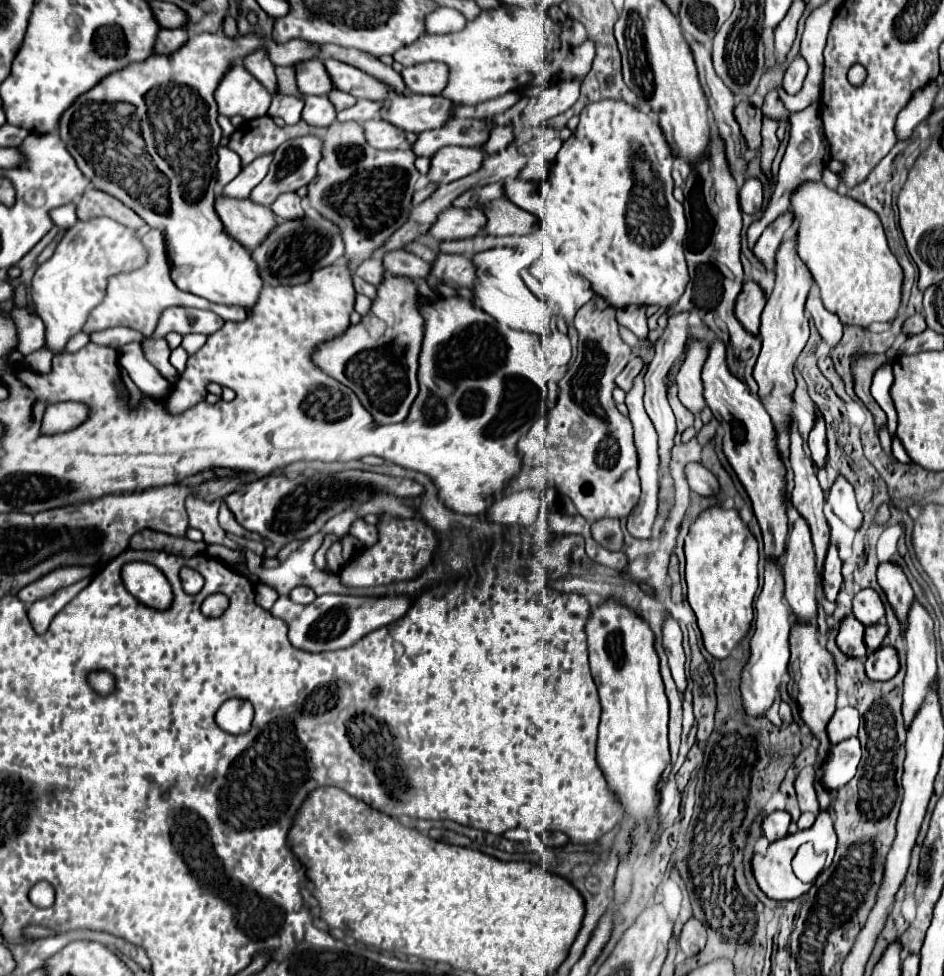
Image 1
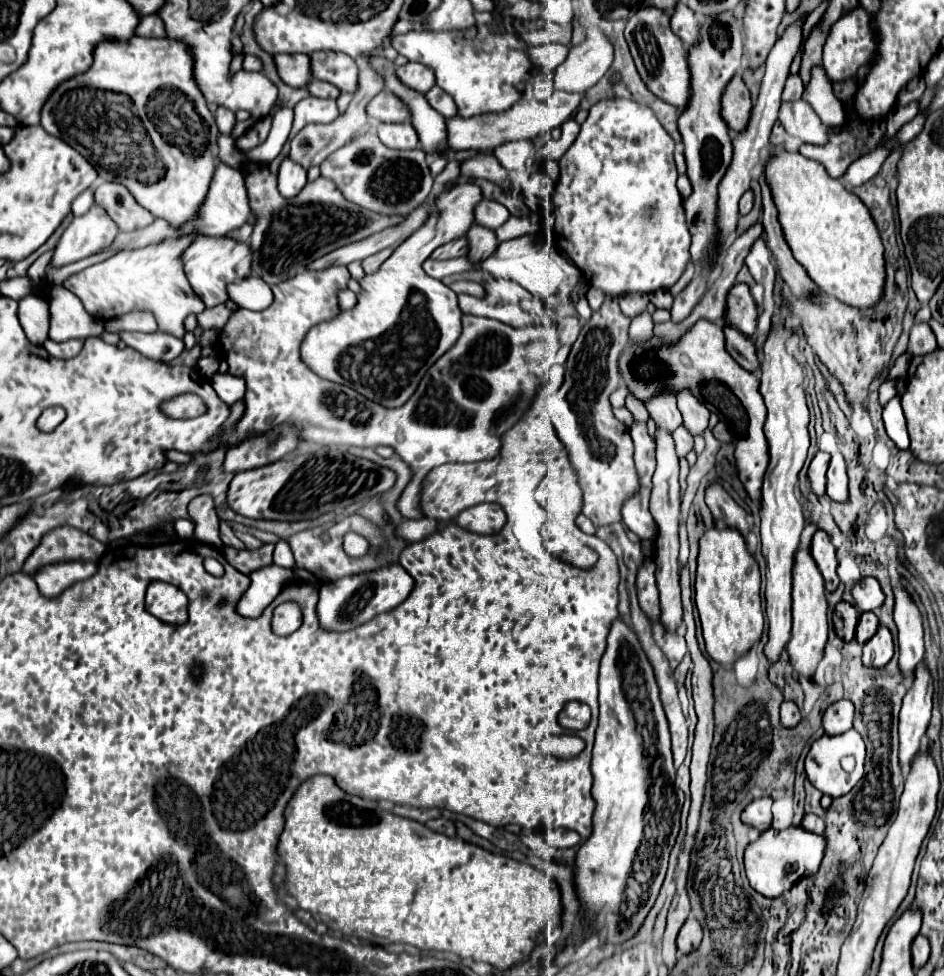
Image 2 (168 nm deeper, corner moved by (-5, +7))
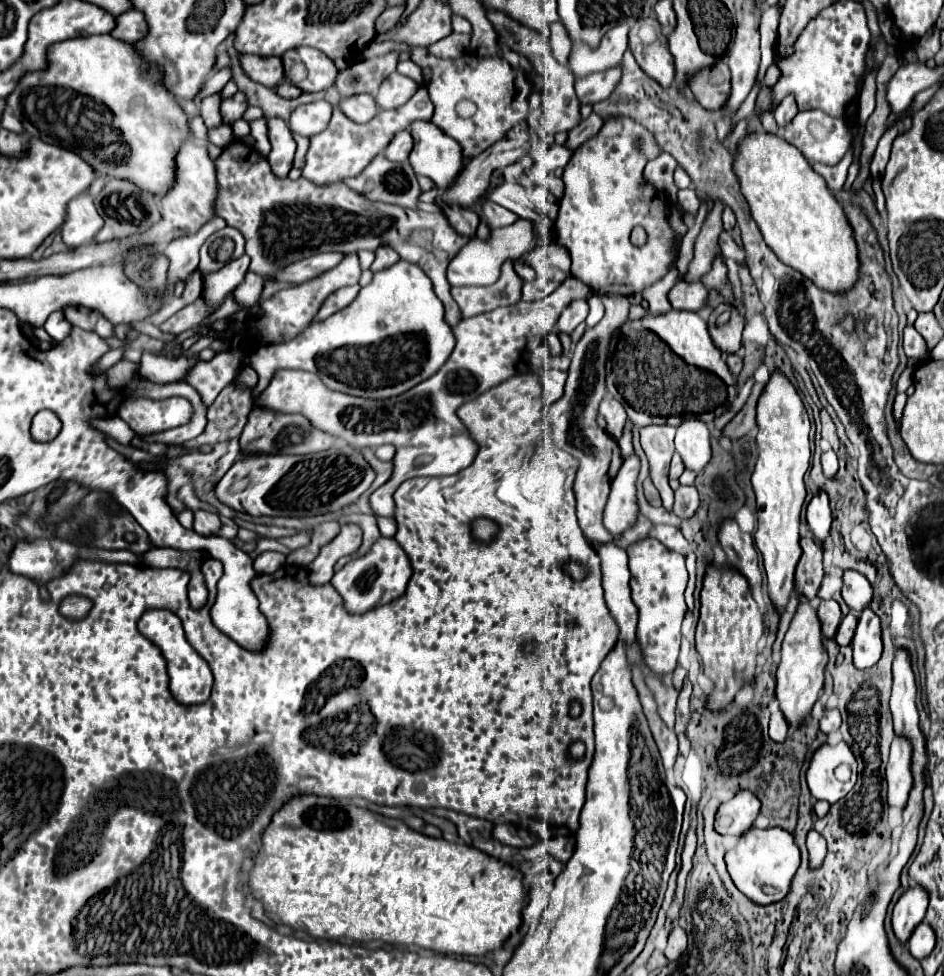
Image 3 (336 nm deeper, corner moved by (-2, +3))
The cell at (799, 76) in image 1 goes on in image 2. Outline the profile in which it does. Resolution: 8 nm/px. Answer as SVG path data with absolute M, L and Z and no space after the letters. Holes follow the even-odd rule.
M790 75L786 79L786 87L784 87L784 93L782 93L782 101L798 101L802 99L802 93L804 93L804 83L798 75Z

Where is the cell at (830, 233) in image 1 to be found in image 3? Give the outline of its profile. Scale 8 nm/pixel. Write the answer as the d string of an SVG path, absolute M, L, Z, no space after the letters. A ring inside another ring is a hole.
M757 131L741 141L739 155L735 159L735 173L739 177L741 191L751 207L751 215L757 221L765 243L785 265L797 269L819 289L825 289L829 293L839 295L855 287L855 283L859 281L861 261L859 261L859 249L853 235L853 227L845 217L843 207L829 191L825 179L811 169L807 159L793 145L789 145L779 135Z

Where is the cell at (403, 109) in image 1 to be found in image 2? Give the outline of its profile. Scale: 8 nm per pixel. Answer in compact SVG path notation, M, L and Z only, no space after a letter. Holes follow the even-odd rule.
M382 91L372 101L368 101L366 113L368 113L370 119L382 121L382 123L402 123L402 121L408 121L406 105L396 95L392 95L390 91Z

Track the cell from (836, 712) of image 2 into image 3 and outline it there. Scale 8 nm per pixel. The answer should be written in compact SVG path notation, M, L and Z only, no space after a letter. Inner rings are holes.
M825 709L821 721L819 721L819 727L823 733L831 733L831 731L837 731L841 727L841 713L839 709Z

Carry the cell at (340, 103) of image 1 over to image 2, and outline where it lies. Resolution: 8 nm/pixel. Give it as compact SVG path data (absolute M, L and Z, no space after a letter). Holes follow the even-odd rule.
M316 79L308 81L306 89L310 91L310 95L316 95L316 97L330 97L330 99L336 99L336 97L340 95L340 91L338 91L334 85L330 85L330 83L326 83L326 81L316 81Z

